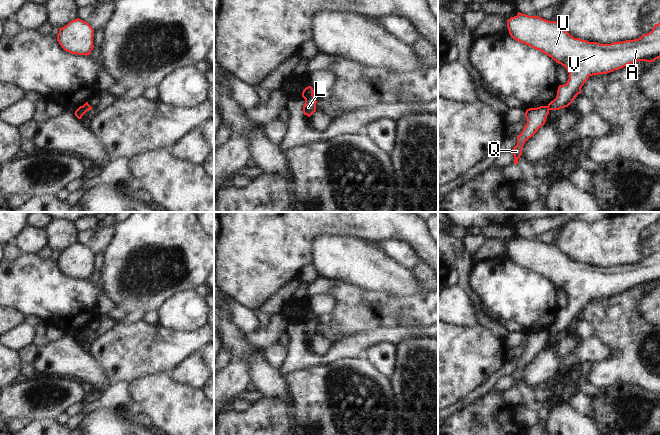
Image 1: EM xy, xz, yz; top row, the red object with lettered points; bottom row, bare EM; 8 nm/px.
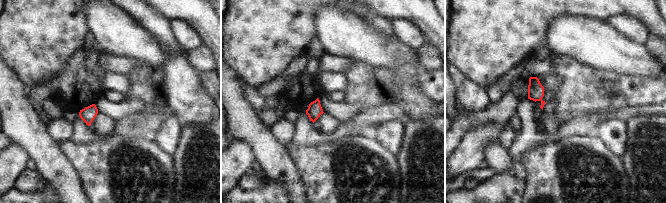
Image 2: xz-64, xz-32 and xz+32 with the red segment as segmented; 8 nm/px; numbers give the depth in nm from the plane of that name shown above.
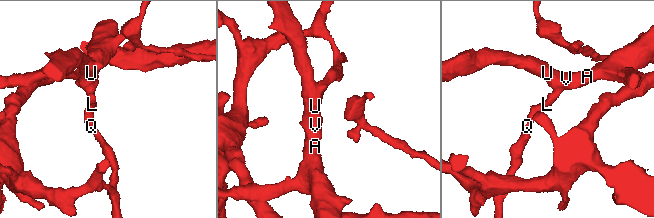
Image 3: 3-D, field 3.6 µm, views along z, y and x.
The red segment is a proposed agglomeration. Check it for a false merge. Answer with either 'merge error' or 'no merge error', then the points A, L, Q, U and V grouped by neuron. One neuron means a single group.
merge error; A L U V / Q

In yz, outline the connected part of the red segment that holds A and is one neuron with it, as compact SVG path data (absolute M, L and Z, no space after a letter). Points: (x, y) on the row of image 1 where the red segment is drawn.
M520 12L508 19L507 28L513 39L540 50L567 69L569 79L566 84L559 85L556 98L547 106L549 110L568 107L581 93L582 86L590 76L607 74L634 62L654 62L660 58L660 23L654 25L651 32L643 34L638 39L611 44L600 44L574 38L556 21L548 21L539 16L528 16Z

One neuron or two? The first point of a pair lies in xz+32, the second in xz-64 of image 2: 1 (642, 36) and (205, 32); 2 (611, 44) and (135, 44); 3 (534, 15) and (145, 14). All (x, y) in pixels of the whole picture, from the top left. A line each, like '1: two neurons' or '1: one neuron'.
1: two neurons
2: one neuron
3: two neurons

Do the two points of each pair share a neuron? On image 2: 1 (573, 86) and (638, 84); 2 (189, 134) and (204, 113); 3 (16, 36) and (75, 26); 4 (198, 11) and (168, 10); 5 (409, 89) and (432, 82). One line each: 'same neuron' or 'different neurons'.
1: same neuron
2: different neurons
3: same neuron
4: same neuron
5: different neurons

